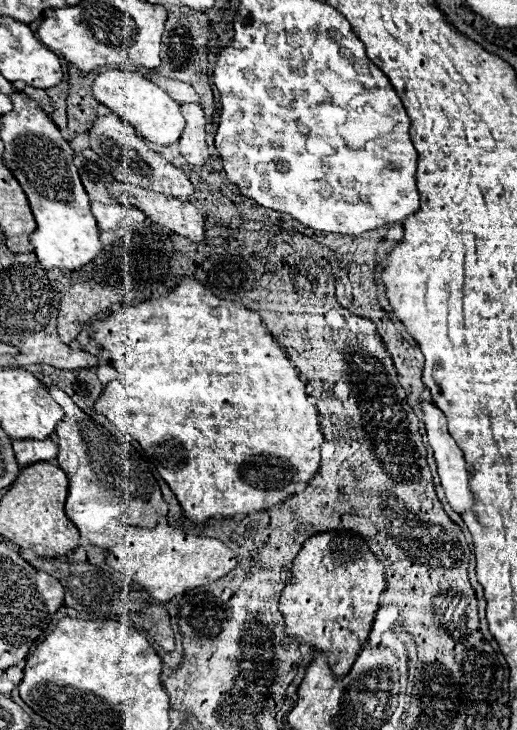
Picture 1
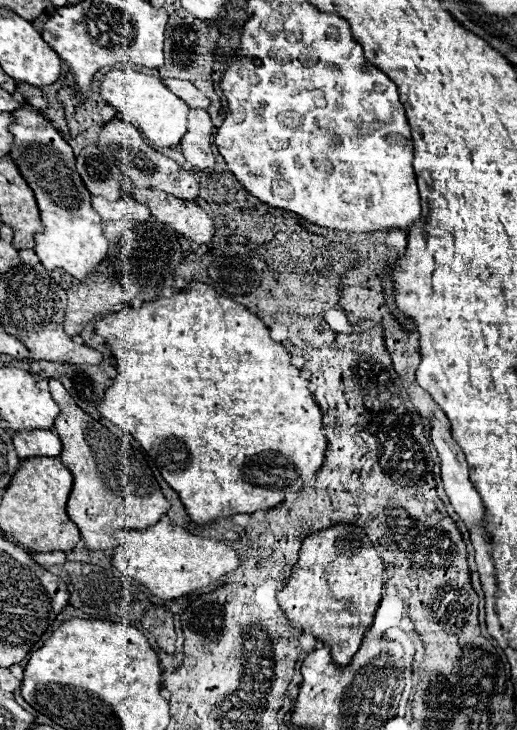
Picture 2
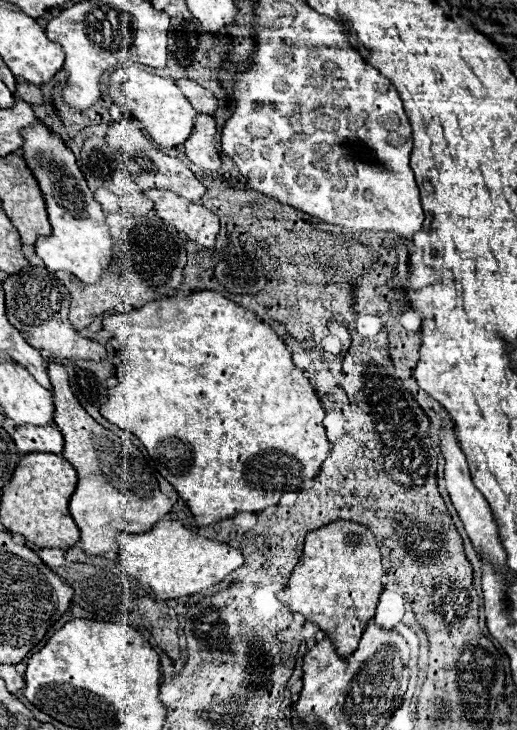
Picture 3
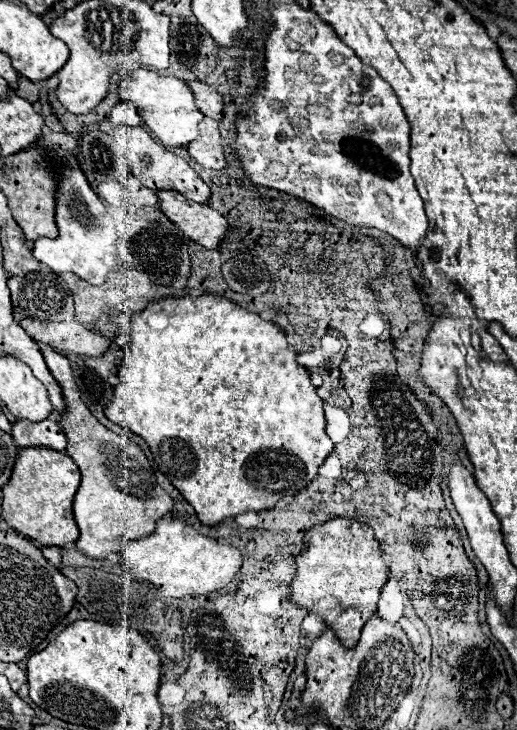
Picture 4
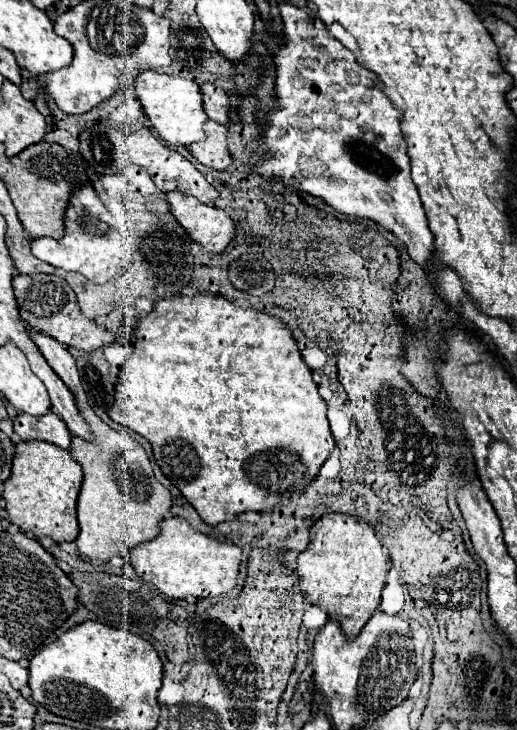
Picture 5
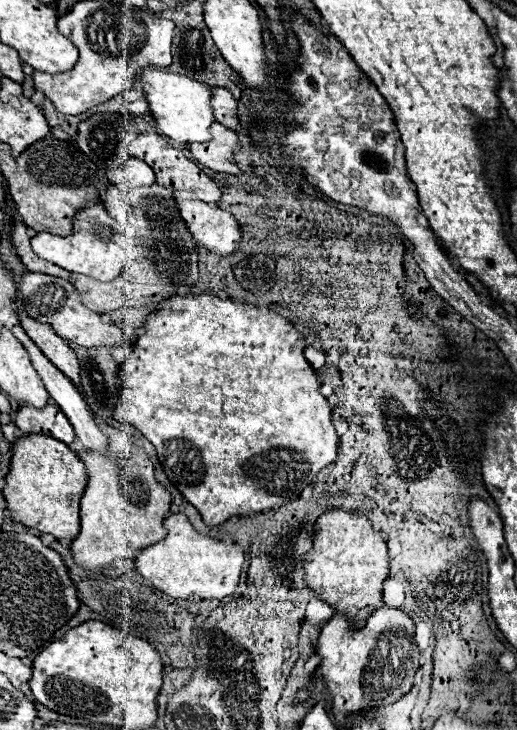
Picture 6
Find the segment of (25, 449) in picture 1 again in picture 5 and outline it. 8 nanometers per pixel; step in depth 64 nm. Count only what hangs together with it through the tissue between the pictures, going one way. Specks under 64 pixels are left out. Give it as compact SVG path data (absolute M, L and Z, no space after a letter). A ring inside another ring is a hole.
M46 412L42 416L18 414L14 418L14 432L20 436L22 442L24 440L46 440L62 448L70 448L70 442L72 442L70 430L66 428L64 420L54 412Z

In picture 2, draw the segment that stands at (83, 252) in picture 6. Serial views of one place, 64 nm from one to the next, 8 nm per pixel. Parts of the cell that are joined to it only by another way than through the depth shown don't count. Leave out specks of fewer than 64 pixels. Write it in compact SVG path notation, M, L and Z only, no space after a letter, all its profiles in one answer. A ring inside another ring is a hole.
M22 104L22 108L18 108L16 124L10 126L10 132L14 134L14 148L8 156L18 164L22 176L34 190L44 224L44 234L34 236L34 252L46 270L64 268L78 280L88 278L106 258L108 238L104 236L100 214L90 204L92 194L86 190L80 174L76 172L72 148L60 136L60 132L30 104Z

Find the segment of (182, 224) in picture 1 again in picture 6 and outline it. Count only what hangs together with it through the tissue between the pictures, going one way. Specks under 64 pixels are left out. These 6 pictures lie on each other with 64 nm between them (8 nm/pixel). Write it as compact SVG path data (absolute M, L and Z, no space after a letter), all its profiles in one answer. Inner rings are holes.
M178 190L174 192L174 198L182 220L186 222L198 246L218 256L230 256L238 250L242 232L240 224L230 212L218 208L216 204L198 200L192 192Z

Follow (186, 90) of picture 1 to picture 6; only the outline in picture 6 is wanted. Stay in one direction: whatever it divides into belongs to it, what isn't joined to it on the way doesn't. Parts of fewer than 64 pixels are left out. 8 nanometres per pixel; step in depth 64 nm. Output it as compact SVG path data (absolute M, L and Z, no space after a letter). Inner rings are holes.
M214 88L212 100L214 100L212 108L214 108L216 122L238 132L242 126L240 126L240 118L238 118L238 102L234 100L234 96L226 88Z

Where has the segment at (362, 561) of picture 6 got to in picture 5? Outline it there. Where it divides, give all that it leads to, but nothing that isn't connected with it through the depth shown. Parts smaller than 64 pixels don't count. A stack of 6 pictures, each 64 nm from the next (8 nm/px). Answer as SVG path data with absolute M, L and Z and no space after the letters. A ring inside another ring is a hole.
M326 514L310 530L310 544L298 556L302 592L310 604L322 606L332 620L338 620L344 634L358 636L372 612L380 606L380 592L386 584L388 562L374 528L350 514Z

